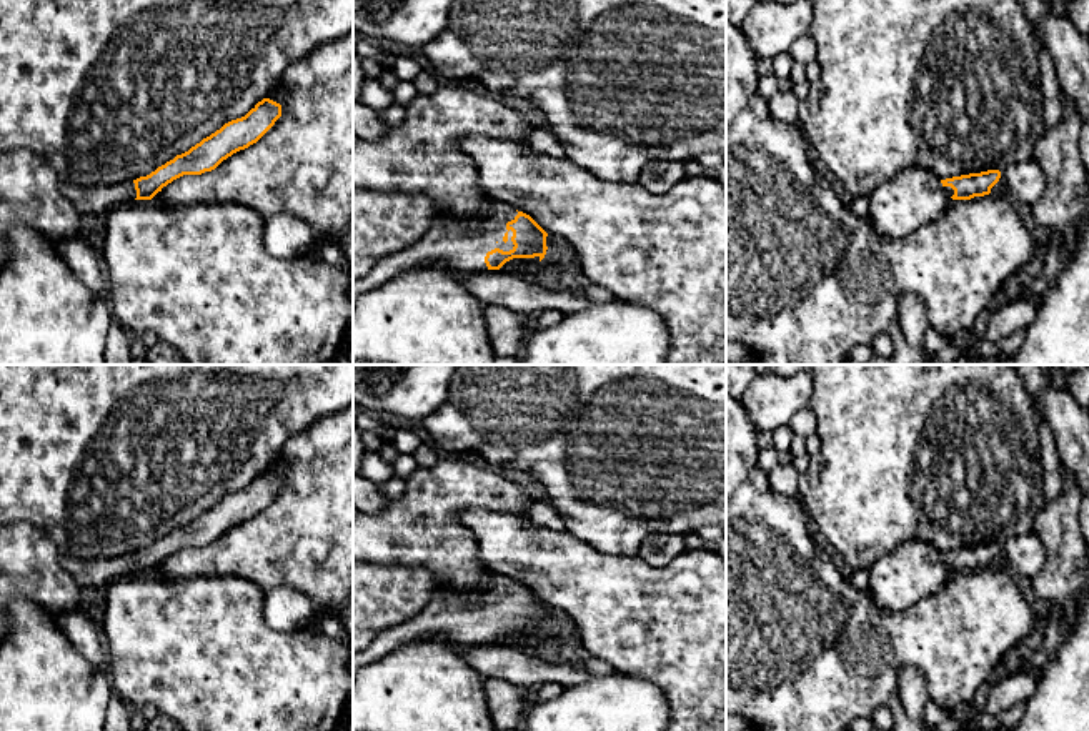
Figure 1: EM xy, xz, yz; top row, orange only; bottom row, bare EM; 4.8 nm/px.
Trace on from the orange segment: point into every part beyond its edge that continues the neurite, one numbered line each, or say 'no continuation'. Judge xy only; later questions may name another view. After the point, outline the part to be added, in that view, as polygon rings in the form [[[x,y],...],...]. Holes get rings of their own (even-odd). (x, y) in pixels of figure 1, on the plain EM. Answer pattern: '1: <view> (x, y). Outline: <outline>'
1: xy (90, 575). Outline: [[[133,553],[110,559],[77,559],[62,556],[62,563],[87,594],[98,593],[103,583],[137,571]]]

